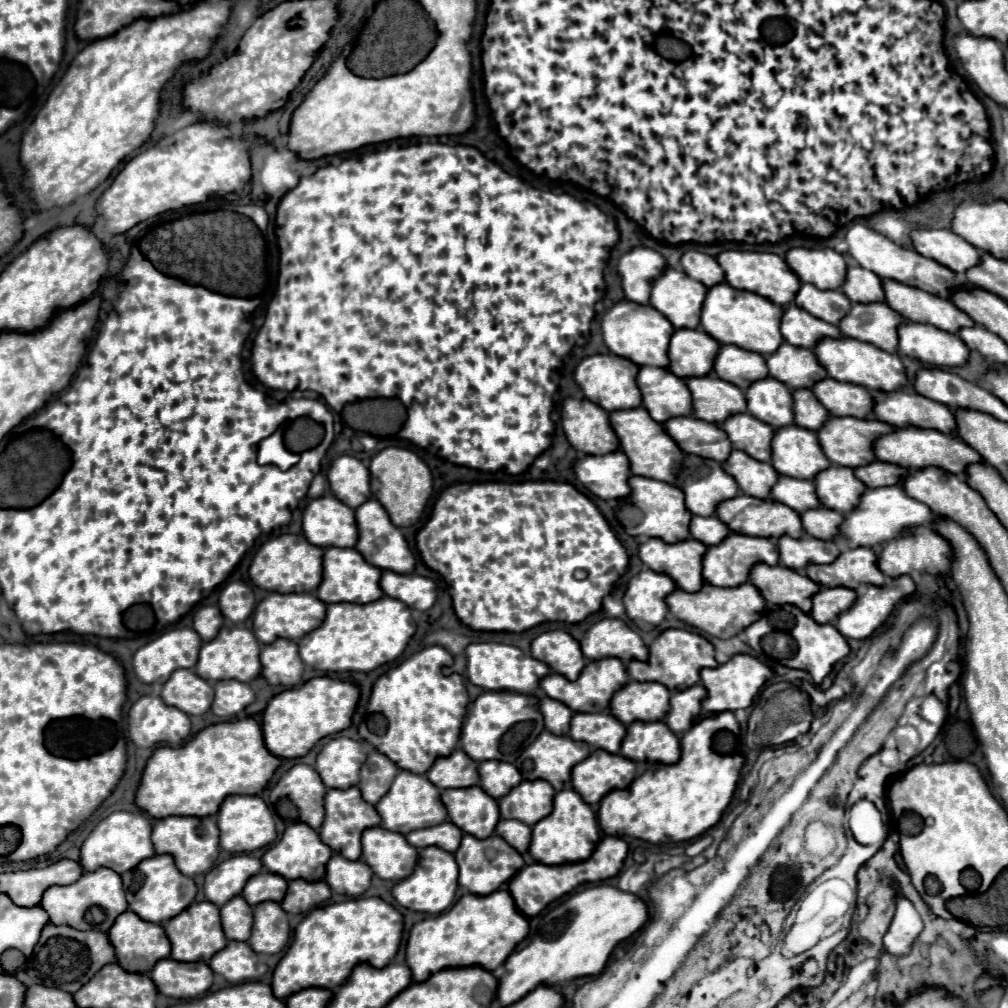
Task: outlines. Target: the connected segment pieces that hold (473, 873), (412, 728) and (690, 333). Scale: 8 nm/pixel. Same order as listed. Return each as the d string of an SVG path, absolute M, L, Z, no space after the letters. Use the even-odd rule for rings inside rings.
M464 834L460 848L456 850L456 862L460 868L460 886L468 888L472 894L492 894L496 892L504 882L508 882L512 876L516 876L524 868L524 858L516 848L512 848L504 838L500 836L490 836L486 840L478 840L470 834Z
M428 646L382 674L372 686L368 710L382 712L388 718L388 730L384 735L375 735L367 731L366 724L361 724L358 728L361 739L374 744L398 768L414 774L426 774L436 758L450 756L460 740L460 728L468 706L468 692L462 676L456 672L446 676L442 672L444 666L452 666L452 662L454 658L448 650L442 646Z
M676 330L670 340L670 372L680 378L708 376L712 372L712 356L716 356L716 340L696 330Z

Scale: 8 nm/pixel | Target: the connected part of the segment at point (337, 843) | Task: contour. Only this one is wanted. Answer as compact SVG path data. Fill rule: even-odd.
M352 786L348 790L328 790L326 794L326 818L320 828L320 838L324 844L328 844L334 852L342 854L348 860L358 860L362 854L360 846L360 836L366 828L380 826L380 814L376 808L360 796L358 786Z

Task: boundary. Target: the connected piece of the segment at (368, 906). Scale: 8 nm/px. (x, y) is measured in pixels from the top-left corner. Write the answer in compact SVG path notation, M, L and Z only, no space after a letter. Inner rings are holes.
M356 898L346 902L336 902L328 906L314 908L294 930L294 942L290 944L284 958L278 962L274 976L272 976L272 990L274 996L280 1000L286 1000L288 996L304 990L304 988L328 988L336 990L348 976L352 974L352 968L356 964L372 964L374 968L384 968L398 952L398 946L402 942L402 930L404 920L402 914L382 898Z

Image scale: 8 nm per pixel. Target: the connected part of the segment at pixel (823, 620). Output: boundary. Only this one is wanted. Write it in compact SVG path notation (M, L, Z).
M822 588L814 596L814 608L810 616L818 624L828 624L844 612L844 608L850 608L856 602L856 592L850 588Z

